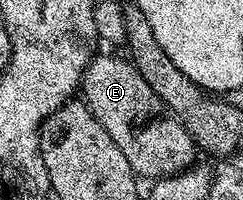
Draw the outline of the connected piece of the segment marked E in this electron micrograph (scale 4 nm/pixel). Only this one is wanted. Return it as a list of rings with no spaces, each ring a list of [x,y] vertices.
[[[104,53],[94,55],[85,70],[83,95],[84,91],[89,112],[111,133],[111,141],[119,145],[134,175],[158,179],[184,171],[194,162],[195,144],[187,129],[169,112],[159,93],[143,81],[143,73],[128,58]]]

